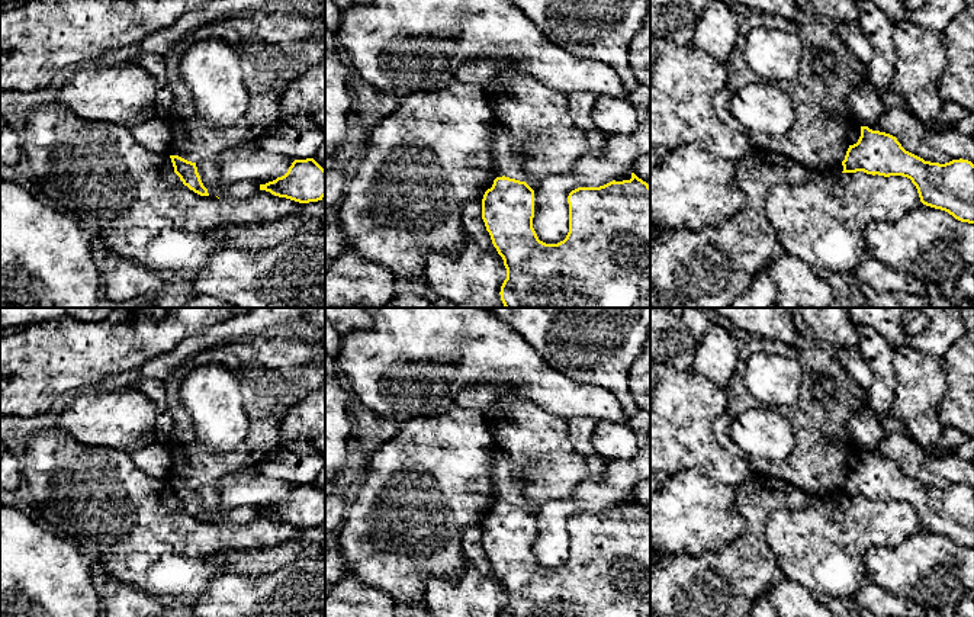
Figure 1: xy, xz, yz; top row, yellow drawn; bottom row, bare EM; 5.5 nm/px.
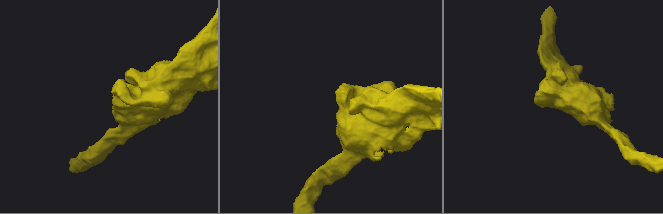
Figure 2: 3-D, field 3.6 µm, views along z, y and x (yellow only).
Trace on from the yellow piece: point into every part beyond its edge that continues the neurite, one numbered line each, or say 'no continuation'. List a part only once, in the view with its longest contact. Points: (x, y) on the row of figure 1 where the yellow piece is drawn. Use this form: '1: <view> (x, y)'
no continuation

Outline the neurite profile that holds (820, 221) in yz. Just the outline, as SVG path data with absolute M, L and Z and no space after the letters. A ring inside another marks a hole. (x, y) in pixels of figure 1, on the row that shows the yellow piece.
M836 164L798 183L769 189L766 216L779 245L819 273L849 276L869 257L862 232L871 221L896 221L919 206L910 179L845 173Z

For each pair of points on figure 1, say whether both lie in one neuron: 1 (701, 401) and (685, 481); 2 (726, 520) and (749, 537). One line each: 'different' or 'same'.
1: different
2: different

